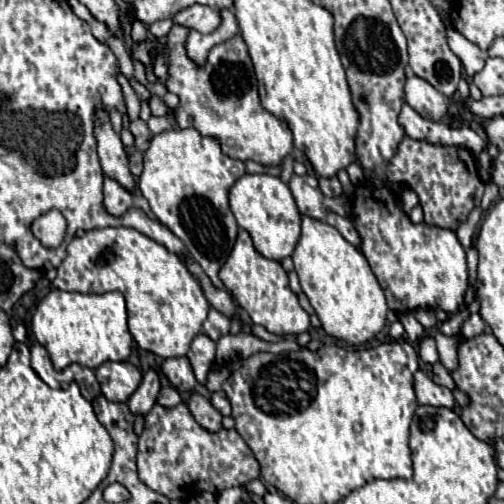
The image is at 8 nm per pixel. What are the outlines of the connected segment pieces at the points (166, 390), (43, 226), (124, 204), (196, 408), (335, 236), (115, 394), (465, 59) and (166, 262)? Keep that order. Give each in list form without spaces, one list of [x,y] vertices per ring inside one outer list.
[[[165,385],[165,387],[161,387],[161,391],[157,395],[157,403],[163,405],[163,407],[175,407],[175,405],[181,403],[181,397],[179,397],[179,393],[177,393],[175,387]]]
[[[47,211],[39,219],[33,221],[31,231],[33,235],[65,235],[65,217],[59,211]]]
[[[105,177],[105,187],[103,187],[103,195],[105,195],[105,209],[111,215],[121,215],[125,213],[129,207],[133,207],[133,193],[129,189],[125,189],[123,185],[119,185],[115,179]]]
[[[193,393],[187,401],[187,407],[189,407],[191,415],[195,417],[195,421],[203,429],[207,429],[207,431],[219,431],[221,429],[221,413],[203,395]]]
[[[303,217],[301,239],[293,251],[293,263],[301,289],[315,309],[327,335],[357,347],[375,339],[377,333],[383,331],[387,321],[383,289],[363,253],[343,239],[335,227],[311,217]]]
[[[129,361],[103,363],[95,375],[107,401],[127,401],[141,383],[141,371]]]
[[[445,19],[445,25],[447,25],[447,43],[449,43],[451,51],[461,59],[465,73],[469,77],[475,77],[483,69],[487,53],[483,53],[477,45],[473,45],[459,31],[455,31],[447,19]]]
[[[129,227],[89,229],[85,231],[83,237],[73,237],[73,241],[67,245],[67,257],[59,265],[53,285],[61,291],[95,293],[95,295],[119,291],[127,301],[129,333],[133,335],[133,339],[141,349],[151,351],[163,359],[183,357],[187,353],[193,337],[201,333],[203,321],[207,319],[207,311],[209,311],[209,301],[205,299],[201,283],[187,269],[187,265],[157,241]]]

